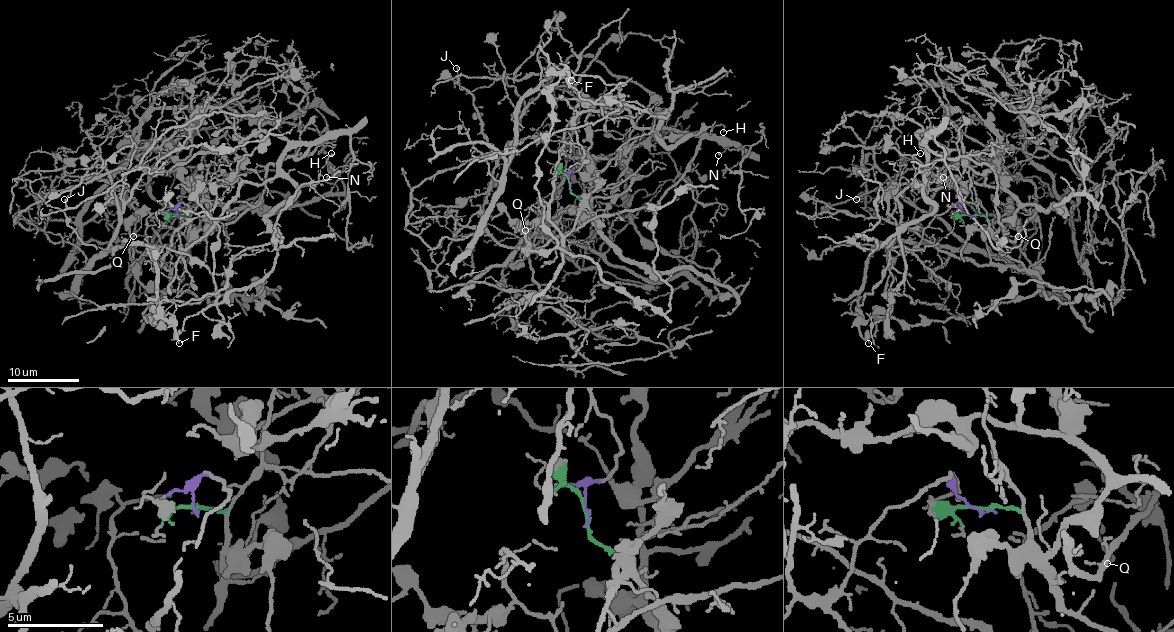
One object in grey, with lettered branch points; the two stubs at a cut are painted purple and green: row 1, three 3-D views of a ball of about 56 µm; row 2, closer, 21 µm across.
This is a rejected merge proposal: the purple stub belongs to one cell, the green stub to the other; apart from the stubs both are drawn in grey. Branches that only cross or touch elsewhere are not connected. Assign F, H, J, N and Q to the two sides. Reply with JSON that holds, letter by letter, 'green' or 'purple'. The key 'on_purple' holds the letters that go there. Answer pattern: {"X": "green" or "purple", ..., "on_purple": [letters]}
{"F": "green", "H": "purple", "J": "green", "N": "purple", "Q": "green", "on_purple": ["H", "N"]}

